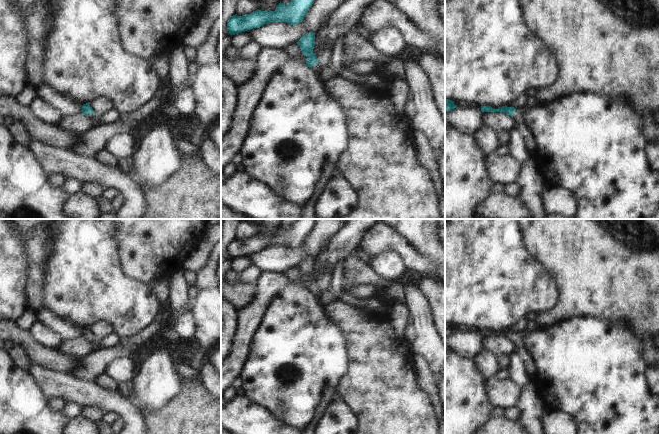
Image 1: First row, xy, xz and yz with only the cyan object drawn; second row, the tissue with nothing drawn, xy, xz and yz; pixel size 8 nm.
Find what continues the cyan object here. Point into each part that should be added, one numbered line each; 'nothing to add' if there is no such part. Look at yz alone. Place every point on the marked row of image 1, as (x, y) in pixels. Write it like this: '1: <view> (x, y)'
1: yz (521, 125)

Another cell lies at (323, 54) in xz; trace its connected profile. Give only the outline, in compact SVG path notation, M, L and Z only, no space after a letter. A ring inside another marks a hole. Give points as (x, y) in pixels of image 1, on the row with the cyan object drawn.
M327 41L323 42L321 47L318 49L316 56L318 58L320 72L328 67L331 57L331 50L332 44Z

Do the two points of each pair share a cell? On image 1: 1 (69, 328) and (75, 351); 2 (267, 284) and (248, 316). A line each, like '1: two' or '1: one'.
1: two
2: one

